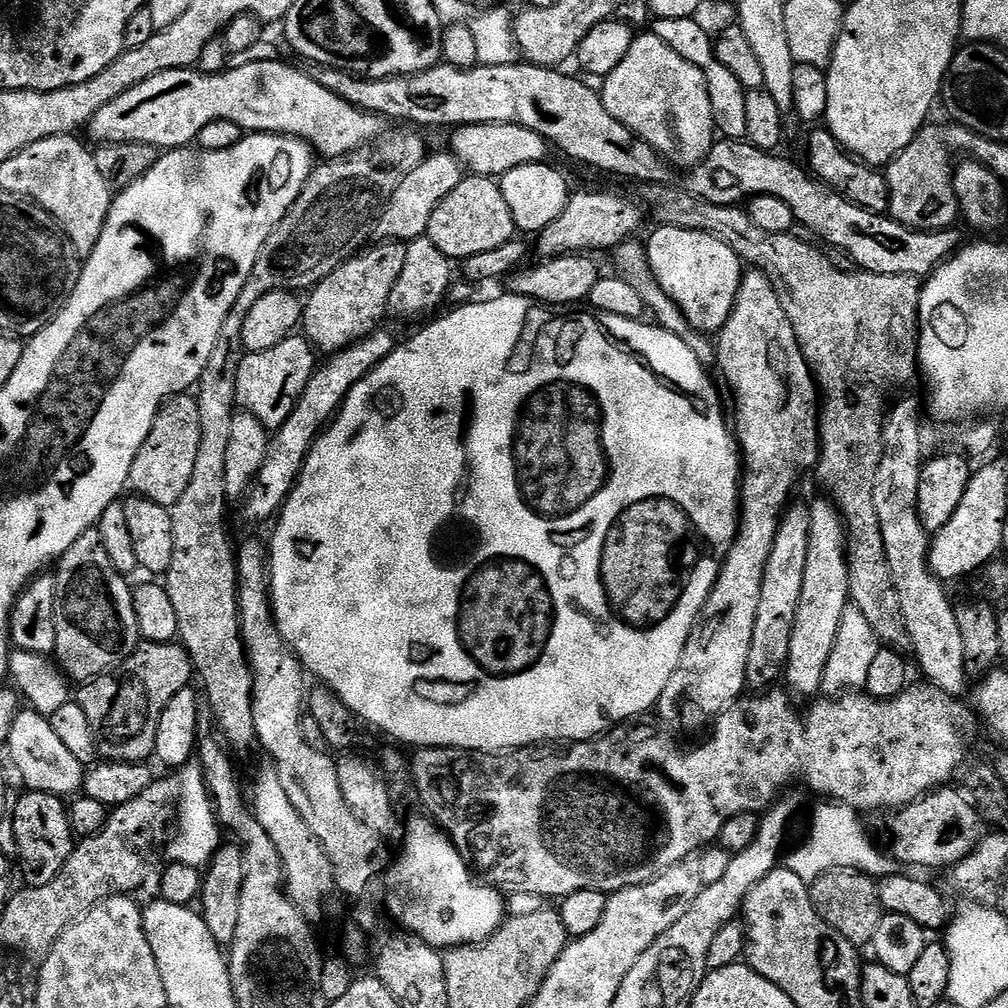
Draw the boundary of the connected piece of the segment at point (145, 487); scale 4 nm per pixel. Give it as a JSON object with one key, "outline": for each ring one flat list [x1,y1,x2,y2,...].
{"outline":[[195,395,169,396,160,405,154,426,150,426,150,434,146,434,146,442,142,442,138,458,134,458,134,466,130,466,128,482,131,491,171,510,178,498,182,498,186,486,190,486,194,462,198,462,198,446,202,446,202,418,198,418]]}

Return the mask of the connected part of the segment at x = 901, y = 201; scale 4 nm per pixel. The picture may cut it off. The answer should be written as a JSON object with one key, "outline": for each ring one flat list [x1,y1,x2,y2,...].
{"outline":[[929,122,920,129,920,133,886,166,888,178,888,189,890,190,890,206,888,212,892,219,900,224,905,224,908,228,914,228,918,232,938,232,948,230,952,224,958,220,958,209,954,198,954,186,952,185,952,170,954,161,957,159,956,152,960,154,976,154,980,147,986,144,983,136,976,132,971,132,968,128,963,128,961,124,949,123,949,128,943,128,940,124]]}

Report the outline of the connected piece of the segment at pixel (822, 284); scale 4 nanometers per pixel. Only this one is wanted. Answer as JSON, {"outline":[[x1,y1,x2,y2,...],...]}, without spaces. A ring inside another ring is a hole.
{"outline":[[668,184,639,185,639,203,647,211,648,208,652,211,657,225,694,230,710,234,710,238,718,238,718,242,730,246,730,250,734,250,734,254,745,265,763,272,776,288,782,310,786,310,786,318,790,318,794,326,798,346,806,358,818,389,820,460,816,463,814,475,828,491,825,492,827,499,836,505,840,517,844,519,851,607,859,610,861,616,870,622,878,641,888,646,900,646,900,643,903,645,908,639,908,631,902,618,902,606,898,602,898,590,894,590,890,562,886,562,886,544,882,542,878,513,874,511,874,474,878,474,878,462,882,462,884,453,884,417,889,403,888,395,892,388,904,388,918,376,921,277,910,274,874,274,863,270,843,272,832,265,830,257,823,256,814,245,799,240,796,234,770,234,760,230,743,207,734,204,718,206,679,187,672,187]]}

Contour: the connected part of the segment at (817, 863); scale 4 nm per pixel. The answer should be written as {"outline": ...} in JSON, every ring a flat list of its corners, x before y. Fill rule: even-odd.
{"outline":[[820,802,812,812,812,829,809,830,804,845,794,849,792,853,789,851,783,857,783,867,794,870,794,874,798,874,798,878,802,878,810,886,822,874,837,870,862,872,873,878,893,875,898,868,897,861,891,855,884,853,883,856,876,849,875,842,868,837,860,820,863,820,861,813,855,808,839,802]]}

